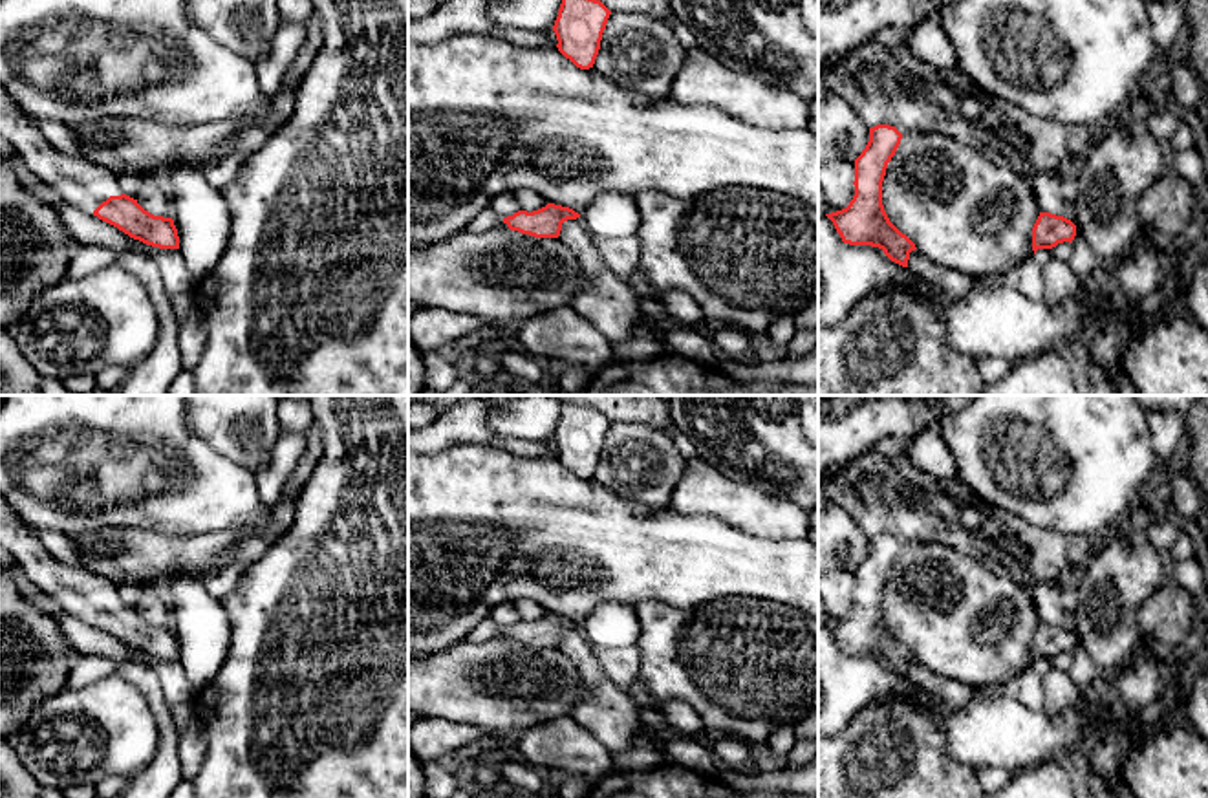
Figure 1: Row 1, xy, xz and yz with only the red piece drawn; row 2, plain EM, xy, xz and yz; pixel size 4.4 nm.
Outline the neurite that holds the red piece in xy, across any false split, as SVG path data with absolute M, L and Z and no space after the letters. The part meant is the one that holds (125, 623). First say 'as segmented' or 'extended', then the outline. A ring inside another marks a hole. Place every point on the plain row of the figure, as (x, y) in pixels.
extended; M0 494L0 547L9 551L29 580L73 617L159 659L179 659L172 628L154 626L126 606L117 586L88 569L59 562Z

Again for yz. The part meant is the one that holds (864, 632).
as segmented; M895 536L869 538L869 551L855 569L855 606L846 619L825 626L844 653L879 657L891 672L908 677L910 663L917 657L890 631L882 615L882 591L901 549Z

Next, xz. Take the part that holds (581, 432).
as segmented; M562 403L553 436L558 461L580 480L593 478L609 425L600 410Z

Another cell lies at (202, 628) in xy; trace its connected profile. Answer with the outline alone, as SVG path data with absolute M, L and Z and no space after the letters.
M179 573L163 584L174 617L179 661L194 694L210 685L231 648L231 624L209 580Z

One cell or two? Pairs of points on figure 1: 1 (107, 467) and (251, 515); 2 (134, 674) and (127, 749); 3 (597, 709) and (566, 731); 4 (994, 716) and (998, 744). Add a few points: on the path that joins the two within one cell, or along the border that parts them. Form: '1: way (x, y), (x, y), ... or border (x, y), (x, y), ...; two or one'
1: way (143, 467), (183, 487), (215, 493); one
2: border (116, 672), (143, 696), (156, 722); two
3: border (570, 716), (608, 753); two
4: way (994, 723), (998, 736); one

